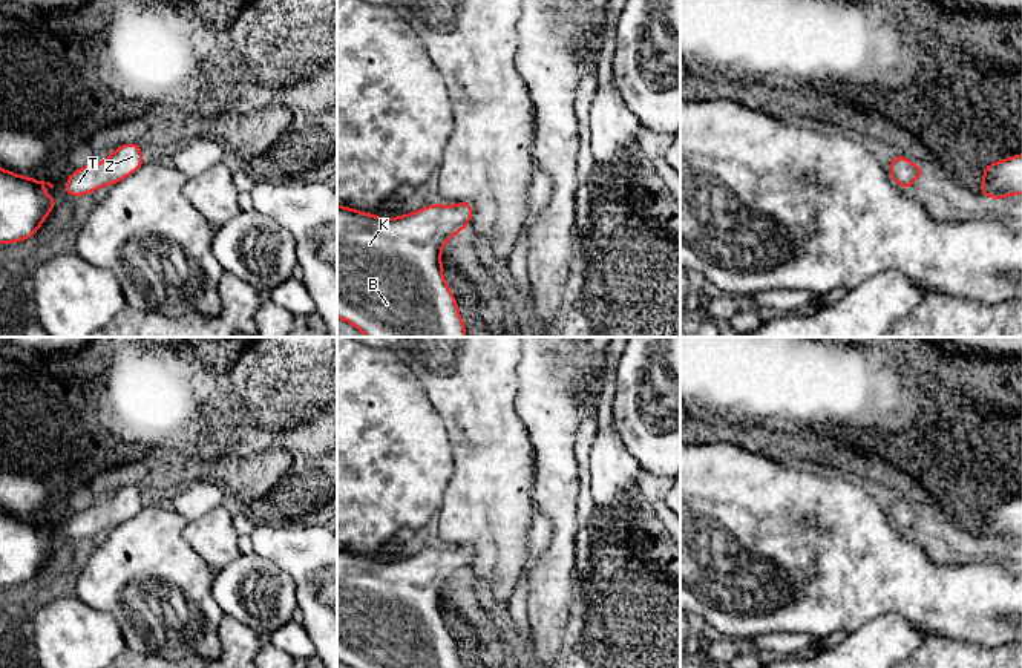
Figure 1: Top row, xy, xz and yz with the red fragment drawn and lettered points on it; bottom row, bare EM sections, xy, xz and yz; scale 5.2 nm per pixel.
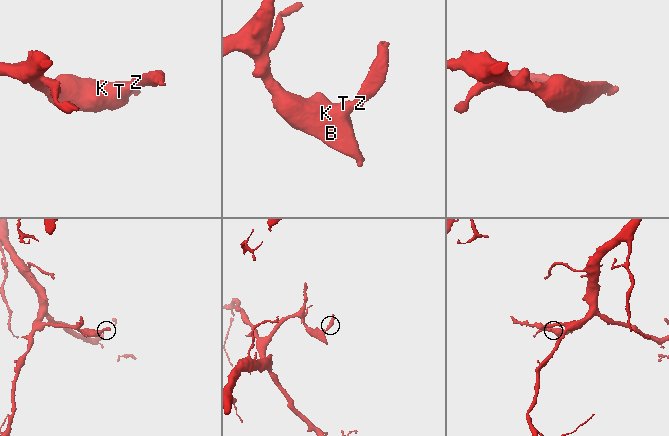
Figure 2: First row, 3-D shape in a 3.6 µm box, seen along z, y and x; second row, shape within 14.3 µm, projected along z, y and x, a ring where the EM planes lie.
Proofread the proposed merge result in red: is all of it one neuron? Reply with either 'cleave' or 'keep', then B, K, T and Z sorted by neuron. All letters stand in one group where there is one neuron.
keep; groups B K T Z

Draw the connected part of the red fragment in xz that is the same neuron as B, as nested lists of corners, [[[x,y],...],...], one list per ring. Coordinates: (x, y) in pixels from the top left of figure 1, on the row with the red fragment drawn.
[[[472,202],[426,205],[392,219],[337,205],[337,317],[366,337],[467,337],[441,270],[441,247],[467,228]]]

